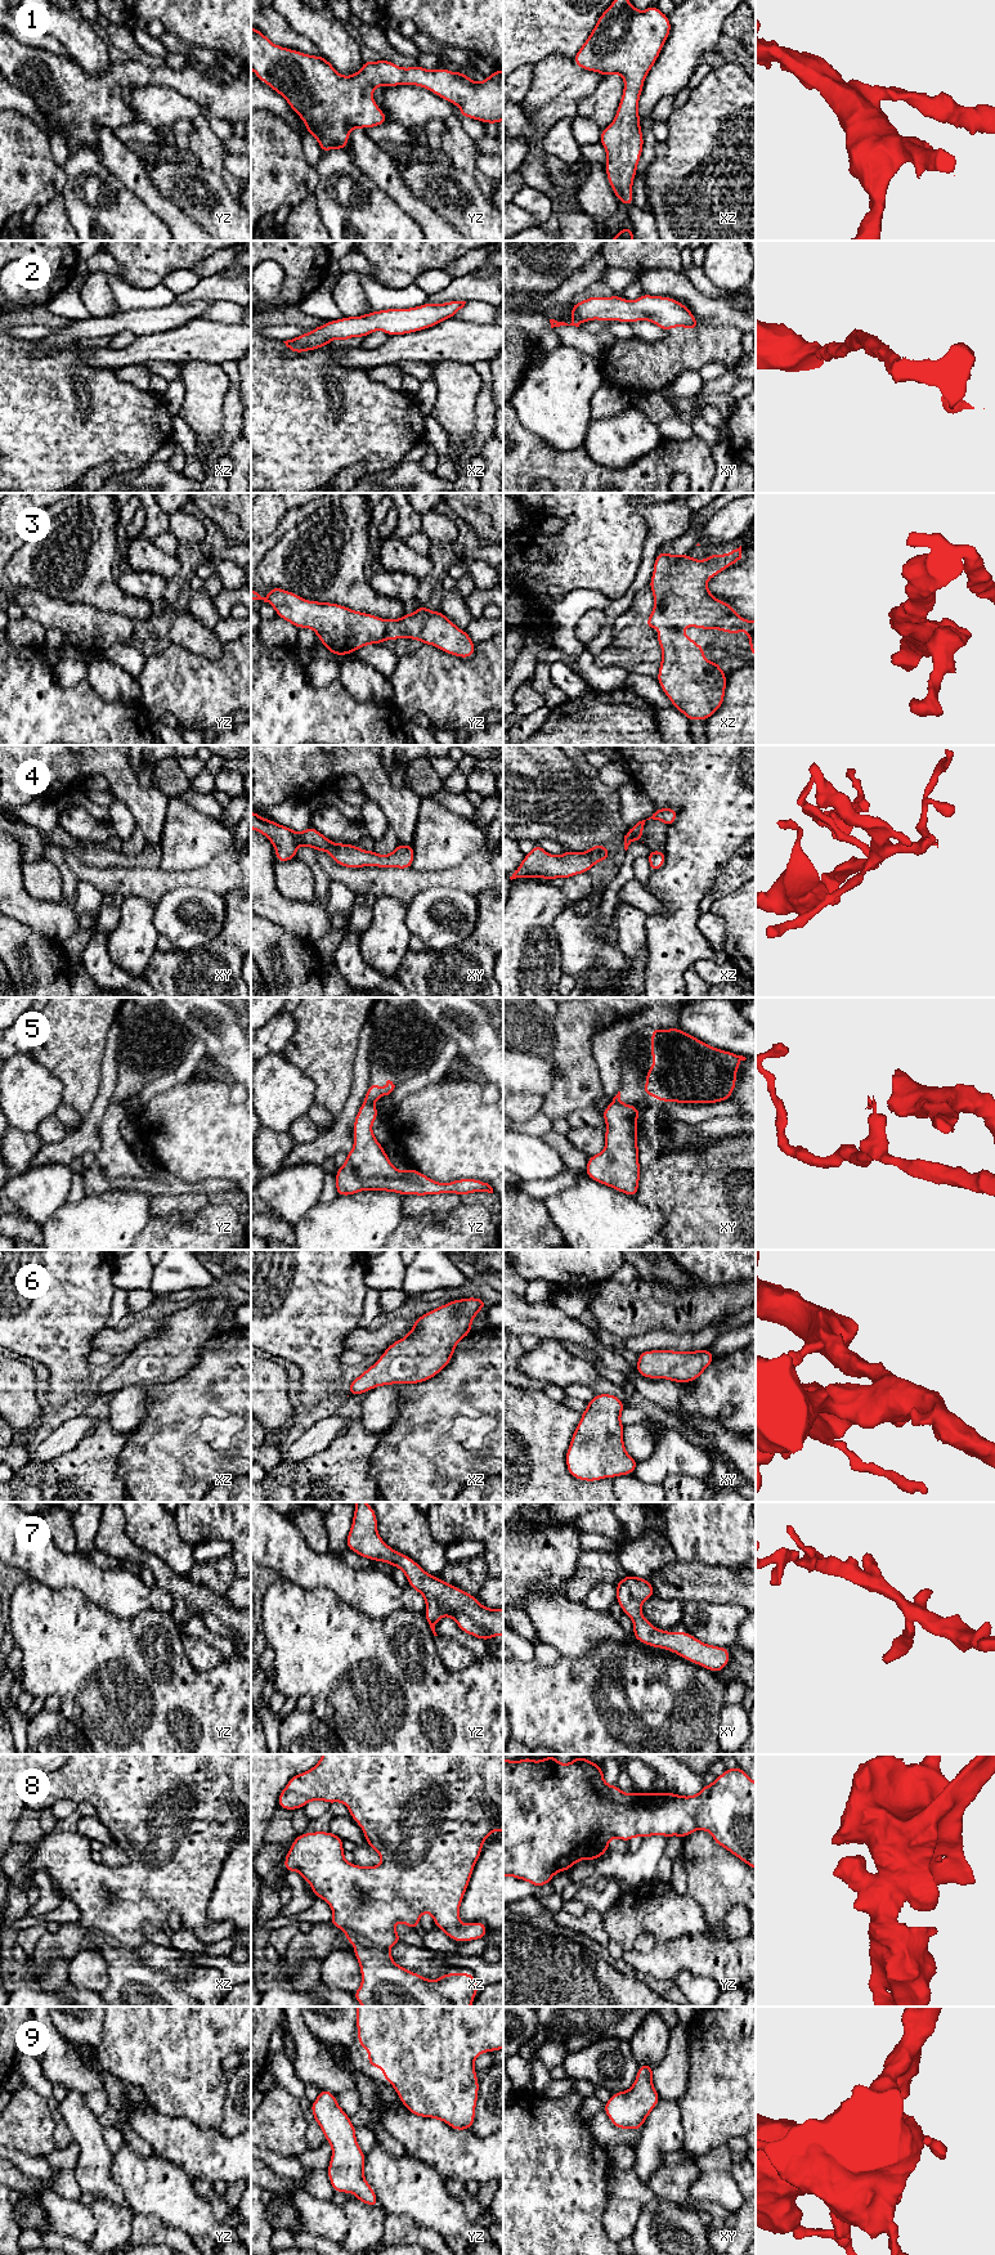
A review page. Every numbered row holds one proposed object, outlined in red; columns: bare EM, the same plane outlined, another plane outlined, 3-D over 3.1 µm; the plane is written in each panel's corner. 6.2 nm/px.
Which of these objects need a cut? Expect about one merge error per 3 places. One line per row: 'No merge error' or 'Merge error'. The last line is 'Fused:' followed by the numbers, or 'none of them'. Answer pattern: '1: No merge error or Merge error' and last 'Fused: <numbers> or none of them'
1: No merge error
2: No merge error
3: No merge error
4: No merge error
5: Merge error
6: No merge error
7: No merge error
8: No merge error
9: No merge error
Fused: 5

